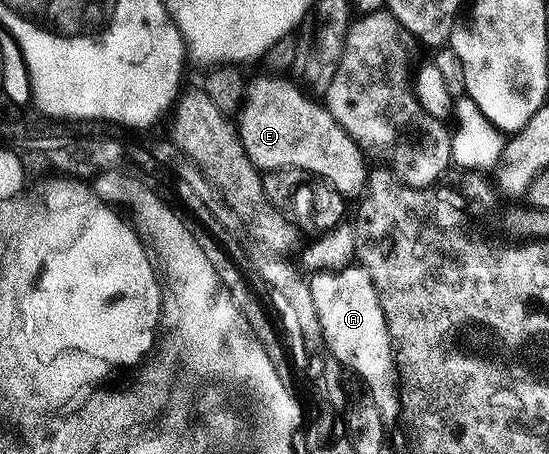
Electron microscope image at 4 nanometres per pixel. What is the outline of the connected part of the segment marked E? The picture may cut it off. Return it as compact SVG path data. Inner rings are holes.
M264 76L268 78L256 78L247 83L244 92L244 103L238 111L238 129L240 131L240 139L242 140L242 148L246 148L246 156L250 156L250 160L256 165L256 169L261 172L267 172L270 170L302 170L309 176L319 176L323 181L329 182L338 193L344 195L345 199L352 200L357 196L365 193L368 185L368 172L370 169L369 163L366 164L366 155L363 150L360 149L360 145L357 144L354 139L348 135L343 128L338 124L338 120L334 120L334 116L330 116L328 107L321 104L315 97L309 96L291 77L288 76Z

